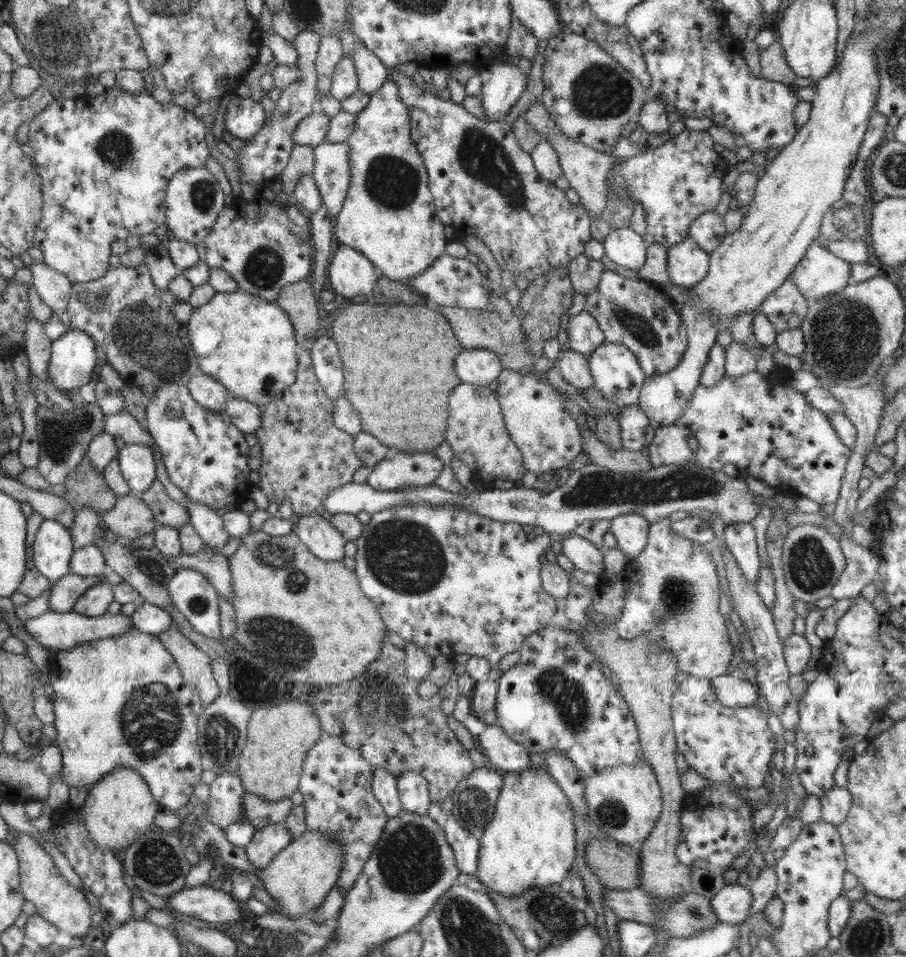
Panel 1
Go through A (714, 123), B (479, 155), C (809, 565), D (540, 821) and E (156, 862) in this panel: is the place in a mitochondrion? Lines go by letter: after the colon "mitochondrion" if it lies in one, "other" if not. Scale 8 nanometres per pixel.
A: other
B: mitochondrion
C: mitochondrion
D: other
E: mitochondrion

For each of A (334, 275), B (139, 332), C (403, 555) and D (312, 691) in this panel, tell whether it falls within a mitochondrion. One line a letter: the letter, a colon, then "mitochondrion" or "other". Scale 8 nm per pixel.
A: other
B: mitochondrion
C: mitochondrion
D: other

